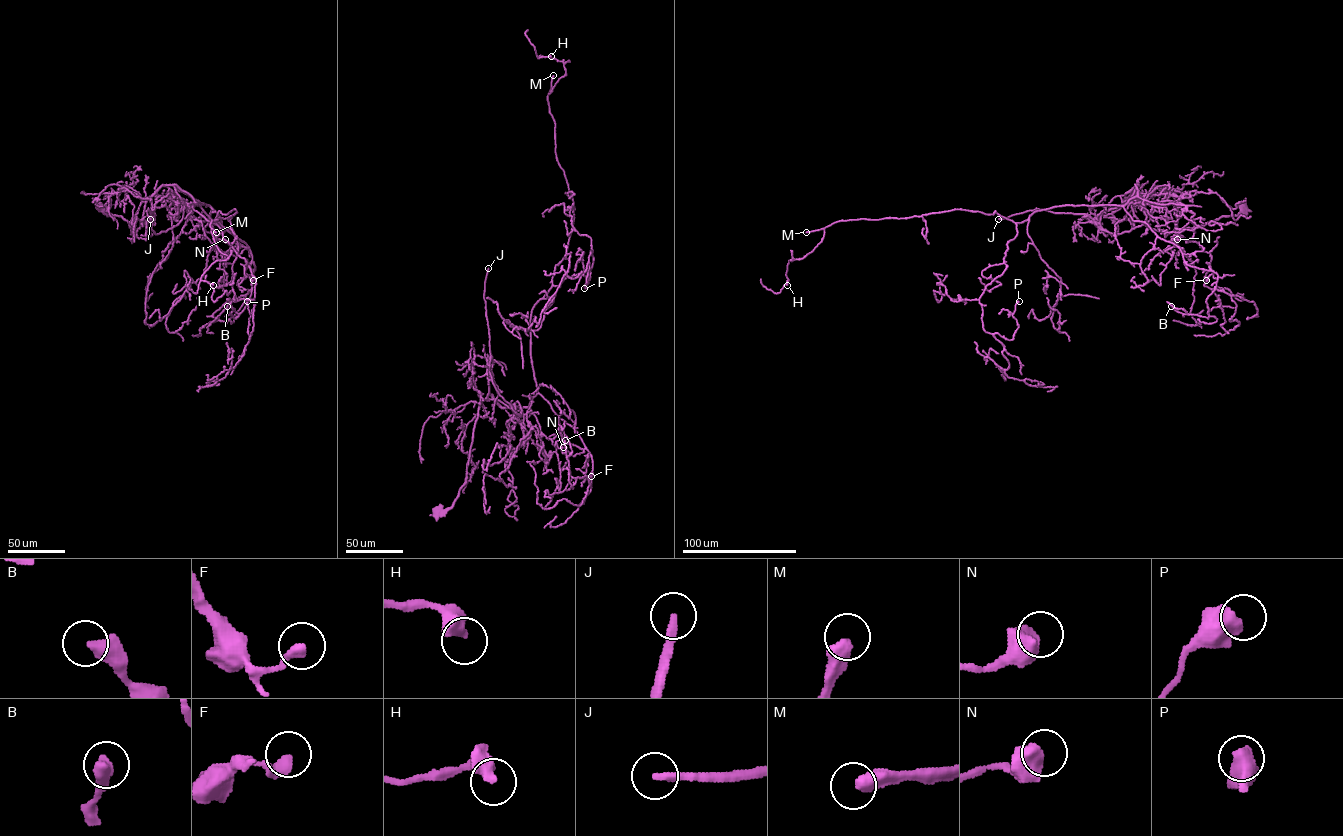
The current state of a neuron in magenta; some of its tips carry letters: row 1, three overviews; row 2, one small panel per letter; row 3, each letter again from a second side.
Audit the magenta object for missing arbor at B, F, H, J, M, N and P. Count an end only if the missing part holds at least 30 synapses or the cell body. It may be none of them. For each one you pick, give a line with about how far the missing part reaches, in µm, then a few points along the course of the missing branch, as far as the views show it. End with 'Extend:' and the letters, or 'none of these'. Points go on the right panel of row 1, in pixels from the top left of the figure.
J: Missing length about 300 µm. Course of what is missing: (998, 219), (976, 216), (988, 226), (999, 269), (958, 305), (946, 340), (972, 364), (981, 359), (979, 346)
M: Missing length about 150 µm. Course of what is missing: (806, 232), (795, 240), (801, 243), (799, 255), (755, 272), (759, 278), (752, 309)
Extend: J, M

